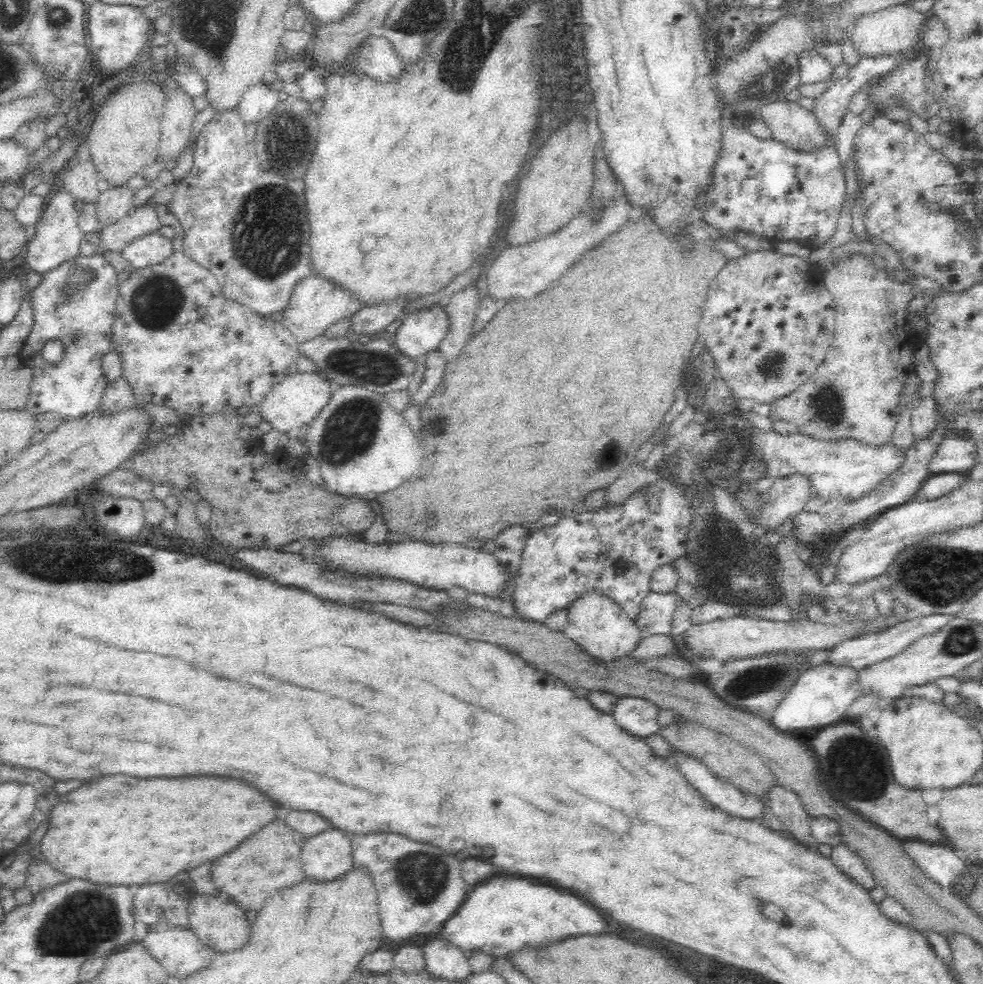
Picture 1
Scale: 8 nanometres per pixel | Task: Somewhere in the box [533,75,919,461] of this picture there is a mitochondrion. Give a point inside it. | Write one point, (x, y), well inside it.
(826, 404)

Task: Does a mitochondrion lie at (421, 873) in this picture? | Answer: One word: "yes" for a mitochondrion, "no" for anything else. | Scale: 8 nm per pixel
yes

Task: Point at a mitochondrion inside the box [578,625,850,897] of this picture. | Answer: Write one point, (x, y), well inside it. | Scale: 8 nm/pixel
(756, 681)

